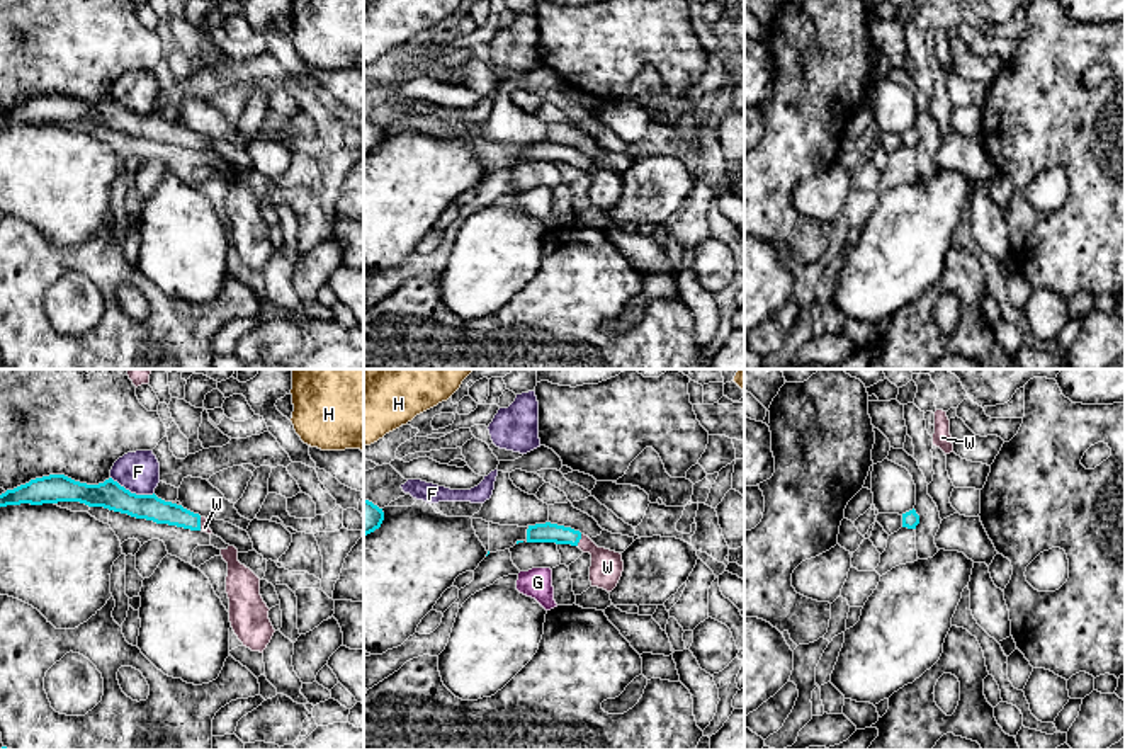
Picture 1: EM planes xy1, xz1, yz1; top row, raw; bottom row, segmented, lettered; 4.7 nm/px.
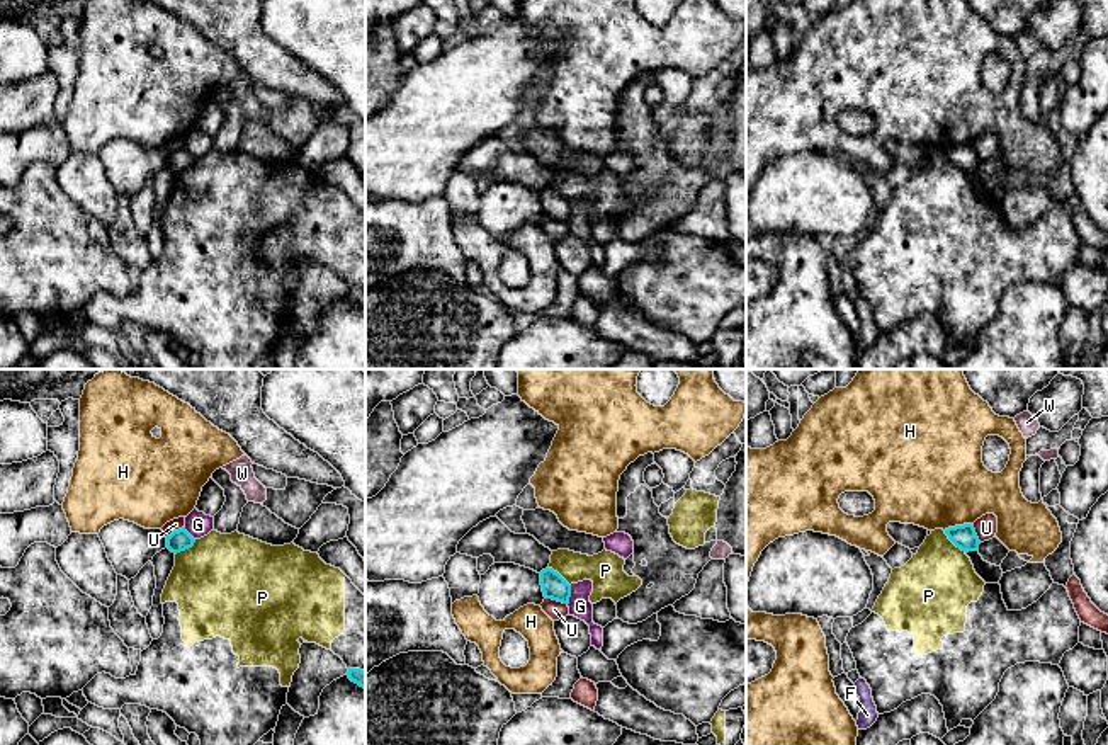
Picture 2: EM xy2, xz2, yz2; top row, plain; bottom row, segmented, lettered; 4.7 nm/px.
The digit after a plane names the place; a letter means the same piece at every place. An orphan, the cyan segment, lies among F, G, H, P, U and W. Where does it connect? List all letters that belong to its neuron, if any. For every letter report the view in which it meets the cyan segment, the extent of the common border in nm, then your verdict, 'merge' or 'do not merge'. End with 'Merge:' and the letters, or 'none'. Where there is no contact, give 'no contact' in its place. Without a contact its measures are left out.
F: meets cyan in xy1; contact 220 nm long; do not merge
G: meets cyan in xz2; contact 100 nm long; do not merge
H: meets cyan in yz2; contact 140 nm long; do not merge
P: meets cyan in yz2; contact 150 nm long; do not merge
U: meets cyan in xz2; contact 110 nm long; do not merge
W: meets cyan in xz1; contact 60 nm long; merge
Merge: W

